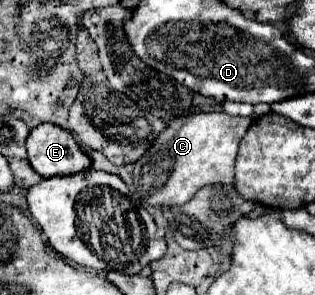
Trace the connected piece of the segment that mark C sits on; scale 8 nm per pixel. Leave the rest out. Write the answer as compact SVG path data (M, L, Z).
M202 111L176 117L158 133L150 149L134 163L134 187L150 205L182 205L204 185L234 183L234 159L250 117L230 117L224 111Z

